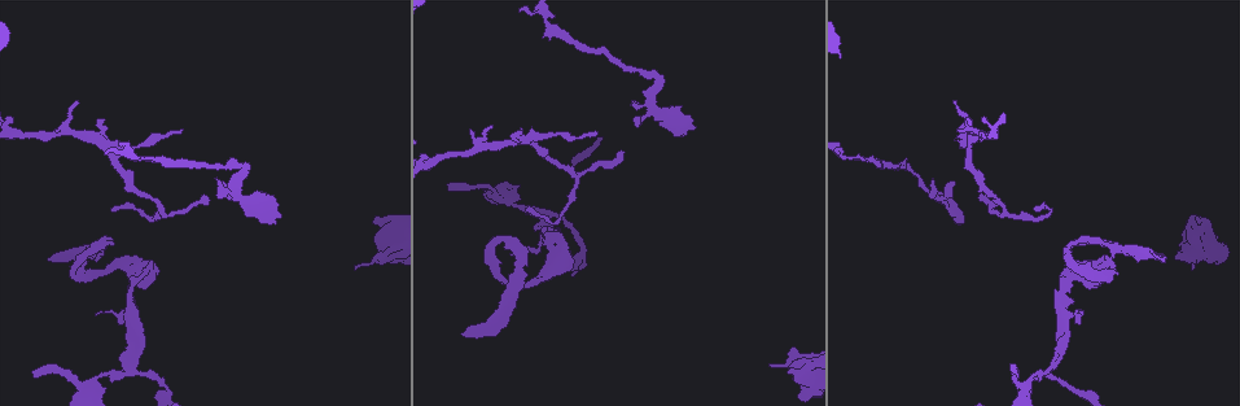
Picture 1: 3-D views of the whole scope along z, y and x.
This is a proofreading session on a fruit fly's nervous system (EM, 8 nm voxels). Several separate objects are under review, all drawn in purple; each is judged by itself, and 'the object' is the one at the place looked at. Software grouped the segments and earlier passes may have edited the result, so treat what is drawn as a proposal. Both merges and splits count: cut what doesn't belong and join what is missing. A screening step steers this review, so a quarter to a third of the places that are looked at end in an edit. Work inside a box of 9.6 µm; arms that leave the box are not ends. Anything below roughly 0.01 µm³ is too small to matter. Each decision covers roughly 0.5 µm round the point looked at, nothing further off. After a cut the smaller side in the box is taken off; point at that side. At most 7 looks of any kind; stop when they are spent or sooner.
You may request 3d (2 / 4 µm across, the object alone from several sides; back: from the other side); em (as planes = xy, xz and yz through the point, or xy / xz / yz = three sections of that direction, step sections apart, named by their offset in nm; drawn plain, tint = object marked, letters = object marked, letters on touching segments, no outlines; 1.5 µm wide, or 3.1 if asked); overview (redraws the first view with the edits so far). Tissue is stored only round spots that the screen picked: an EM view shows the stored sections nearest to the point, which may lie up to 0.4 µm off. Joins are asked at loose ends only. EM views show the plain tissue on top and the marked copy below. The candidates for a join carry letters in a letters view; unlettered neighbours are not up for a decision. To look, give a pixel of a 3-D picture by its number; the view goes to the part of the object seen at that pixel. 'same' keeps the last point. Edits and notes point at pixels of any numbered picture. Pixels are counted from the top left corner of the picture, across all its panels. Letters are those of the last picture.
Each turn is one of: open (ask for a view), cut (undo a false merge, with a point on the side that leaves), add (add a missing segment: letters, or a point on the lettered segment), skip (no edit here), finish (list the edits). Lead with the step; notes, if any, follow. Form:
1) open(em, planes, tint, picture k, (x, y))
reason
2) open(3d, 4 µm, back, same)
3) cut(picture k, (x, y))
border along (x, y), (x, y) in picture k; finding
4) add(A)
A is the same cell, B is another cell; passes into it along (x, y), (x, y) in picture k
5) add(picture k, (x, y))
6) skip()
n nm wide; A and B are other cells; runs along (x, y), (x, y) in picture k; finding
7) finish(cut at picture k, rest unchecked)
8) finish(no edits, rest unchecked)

open(3d, 2 µm, picture 1, (148, 271))
an open end

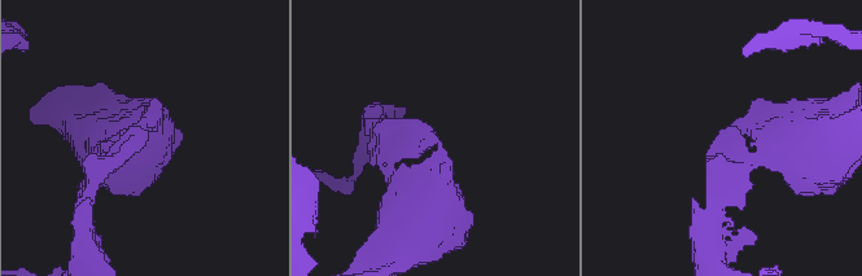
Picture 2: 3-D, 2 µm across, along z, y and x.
open(em, planes, letters, picture 2, (433, 134))
shape alone is not enough

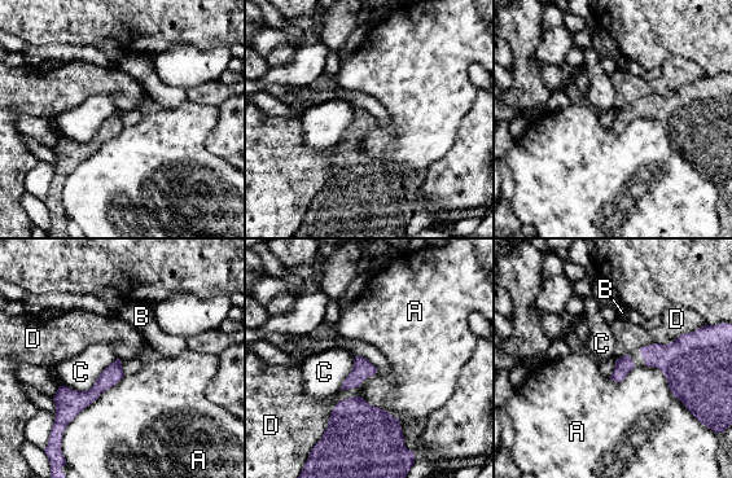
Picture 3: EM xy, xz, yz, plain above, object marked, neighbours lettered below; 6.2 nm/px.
skip()
110 nm wide; A, B, C and D are other cells; border along (125, 375), (68, 425), (61, 439) in picture 3; no lettered segment goes on from it

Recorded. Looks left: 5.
open(3d, 4 µm, picture 1, (959, 221))
an open end

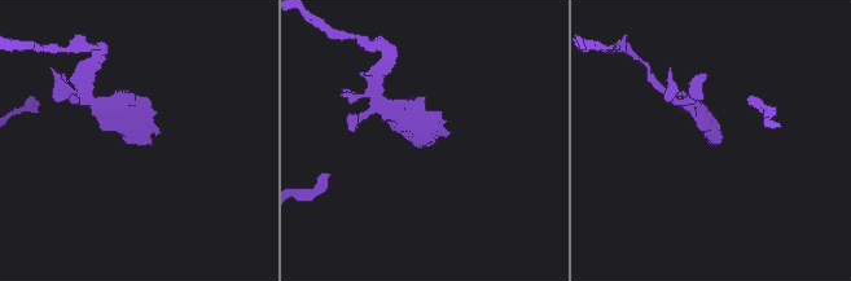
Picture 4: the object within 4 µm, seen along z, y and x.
open(em, planes, letters, picture 4, (708, 143))
now the EM

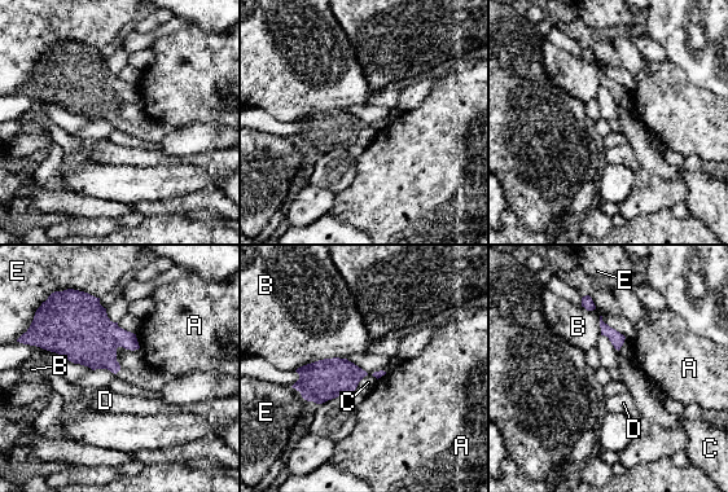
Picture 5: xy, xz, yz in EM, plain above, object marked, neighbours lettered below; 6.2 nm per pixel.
skip()
A, B, C, D and E are other cells; border along (368, 374), (354, 391) in picture 5; no lettered segment goes on from it

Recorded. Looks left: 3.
open(3d, 4 µm, picture 1, (104, 387))
three-way junction

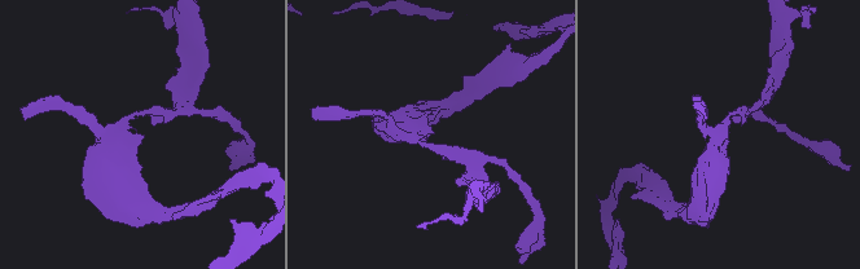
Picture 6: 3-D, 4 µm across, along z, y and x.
open(em, planes, letters, picture 6, (144, 135))
3 arms; shape alone is not enough

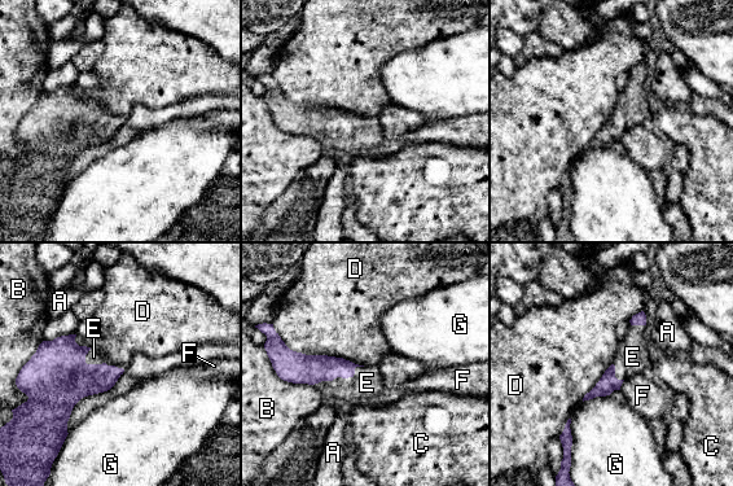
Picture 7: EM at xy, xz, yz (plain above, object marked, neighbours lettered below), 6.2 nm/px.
add(E)
E is the same cell, A, B, C, D, F and G are other cells; passes into it along (65, 377), (102, 363), (93, 357) in picture 7; the cell continues

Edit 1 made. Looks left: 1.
finish(add at picture 7, rest unchecked)

